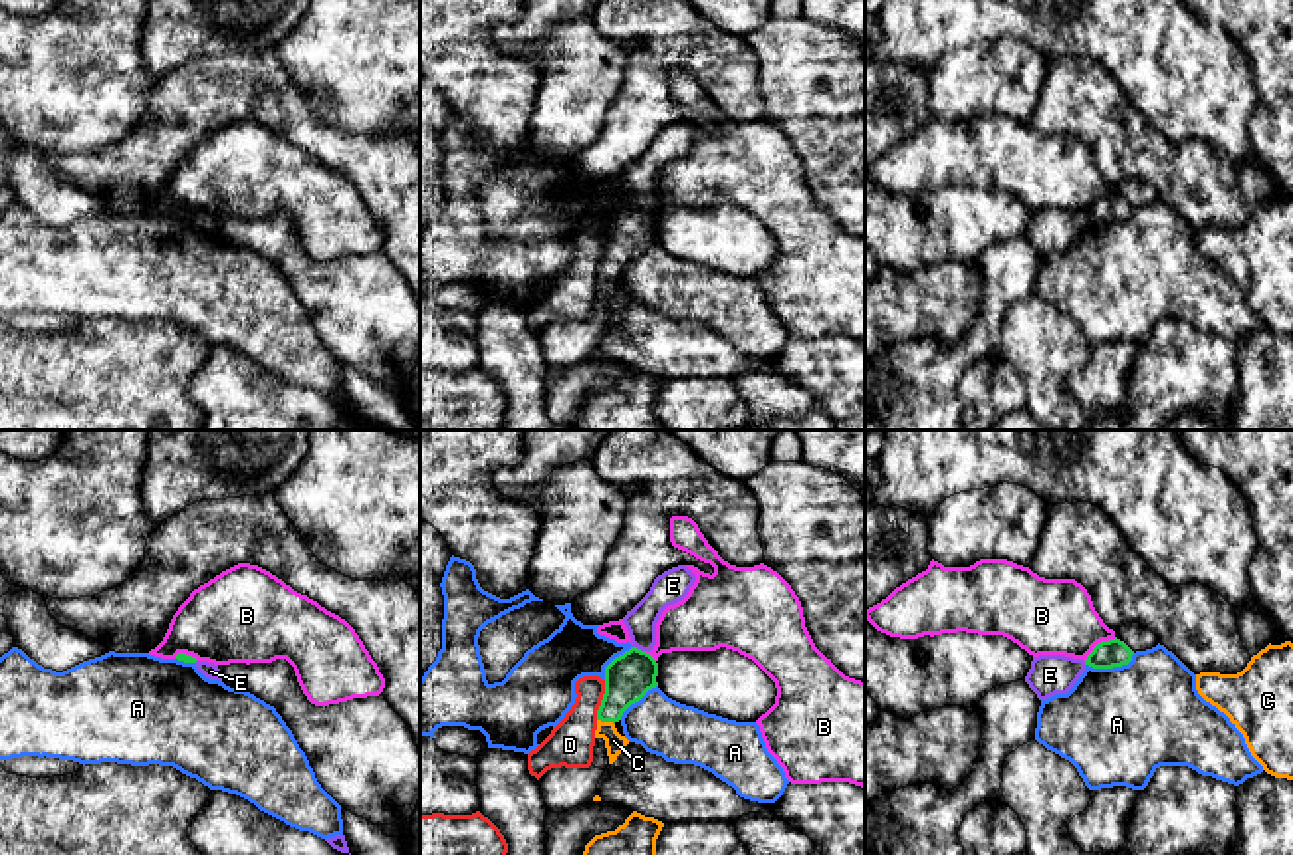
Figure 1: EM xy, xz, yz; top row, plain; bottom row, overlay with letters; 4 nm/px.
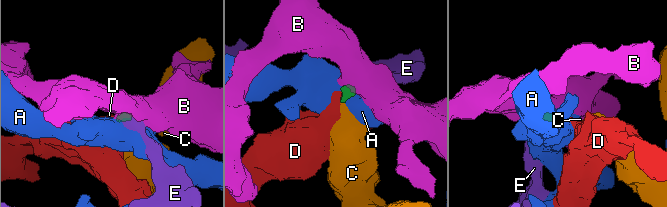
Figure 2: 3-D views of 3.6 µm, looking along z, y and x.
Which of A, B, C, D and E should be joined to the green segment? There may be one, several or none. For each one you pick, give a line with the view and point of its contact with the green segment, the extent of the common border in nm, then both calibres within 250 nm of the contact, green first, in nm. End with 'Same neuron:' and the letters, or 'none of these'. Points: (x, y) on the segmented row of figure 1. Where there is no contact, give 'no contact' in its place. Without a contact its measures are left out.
C: contact xz (605, 721); length 80 nm; calibres 190 and 80 nm
Same neuron: C

